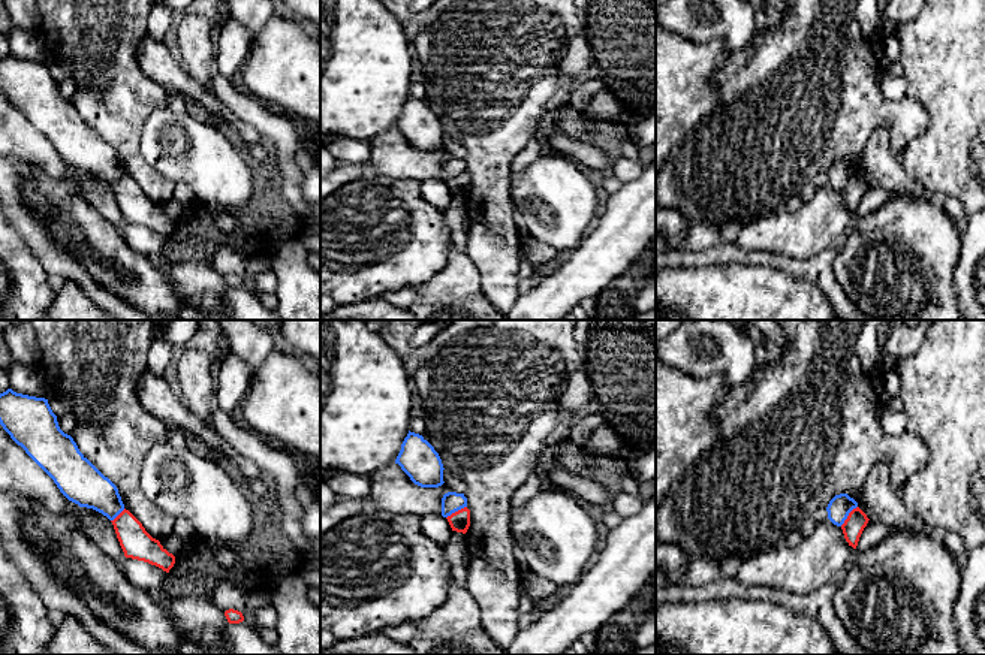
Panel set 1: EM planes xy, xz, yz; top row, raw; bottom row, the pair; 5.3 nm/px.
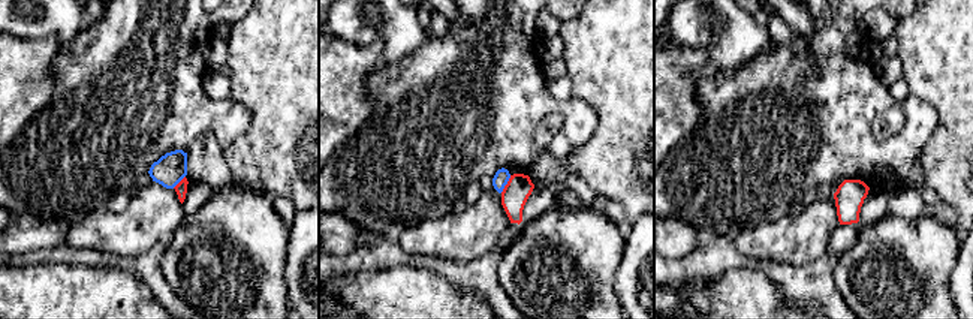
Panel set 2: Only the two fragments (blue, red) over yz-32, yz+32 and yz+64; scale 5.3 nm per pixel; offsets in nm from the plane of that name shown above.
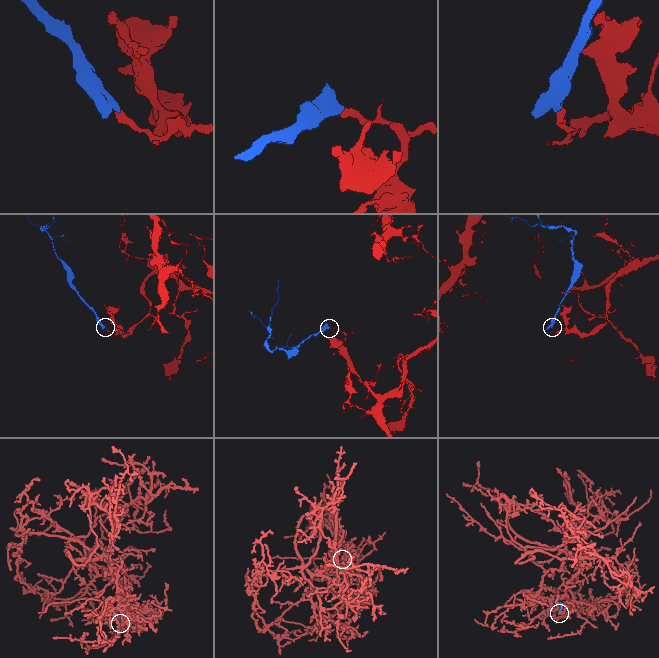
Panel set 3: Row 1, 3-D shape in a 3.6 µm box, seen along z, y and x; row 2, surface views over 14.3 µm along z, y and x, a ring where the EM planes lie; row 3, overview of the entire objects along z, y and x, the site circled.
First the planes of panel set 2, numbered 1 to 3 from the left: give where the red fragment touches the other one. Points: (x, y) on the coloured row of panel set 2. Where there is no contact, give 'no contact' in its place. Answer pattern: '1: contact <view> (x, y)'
1: contact yz-32 (178, 181)
2: contact yz+32 (506, 183)
3: no contact

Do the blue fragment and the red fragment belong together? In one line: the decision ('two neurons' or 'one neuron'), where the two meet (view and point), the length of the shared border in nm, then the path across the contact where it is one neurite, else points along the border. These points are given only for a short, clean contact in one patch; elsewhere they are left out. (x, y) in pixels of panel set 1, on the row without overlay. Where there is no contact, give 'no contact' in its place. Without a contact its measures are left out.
two neurons; contact yz (848, 180); length 140 nm; border yz (857, 171), (840, 190)

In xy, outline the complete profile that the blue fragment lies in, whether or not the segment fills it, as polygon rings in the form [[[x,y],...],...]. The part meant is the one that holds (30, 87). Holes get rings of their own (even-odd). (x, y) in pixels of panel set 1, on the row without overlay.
[[[7,54],[0,58],[0,90],[69,166],[93,173],[109,185],[124,175],[117,151],[60,94],[48,64]]]

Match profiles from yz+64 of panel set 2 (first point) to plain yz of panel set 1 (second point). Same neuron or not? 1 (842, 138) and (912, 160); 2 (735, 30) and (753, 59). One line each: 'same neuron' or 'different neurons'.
1: different neurons
2: different neurons

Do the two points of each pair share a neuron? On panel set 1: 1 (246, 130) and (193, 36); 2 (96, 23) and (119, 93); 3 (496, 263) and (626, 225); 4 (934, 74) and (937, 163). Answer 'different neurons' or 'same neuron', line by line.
1: different neurons
2: same neuron
3: different neurons
4: same neuron

